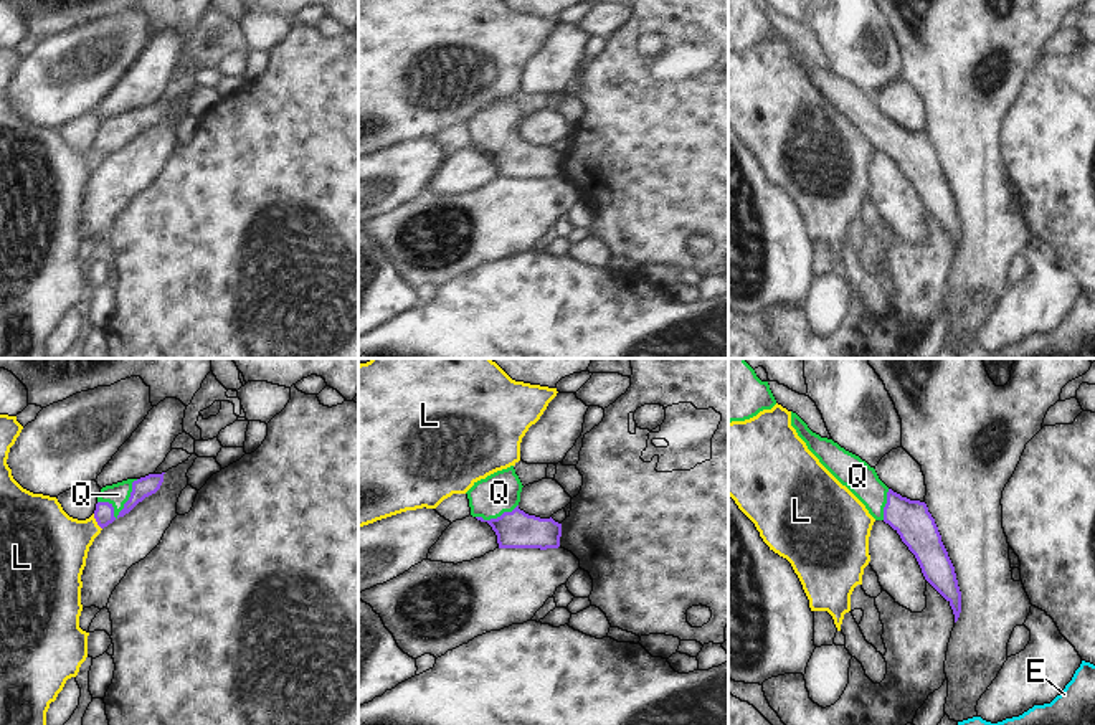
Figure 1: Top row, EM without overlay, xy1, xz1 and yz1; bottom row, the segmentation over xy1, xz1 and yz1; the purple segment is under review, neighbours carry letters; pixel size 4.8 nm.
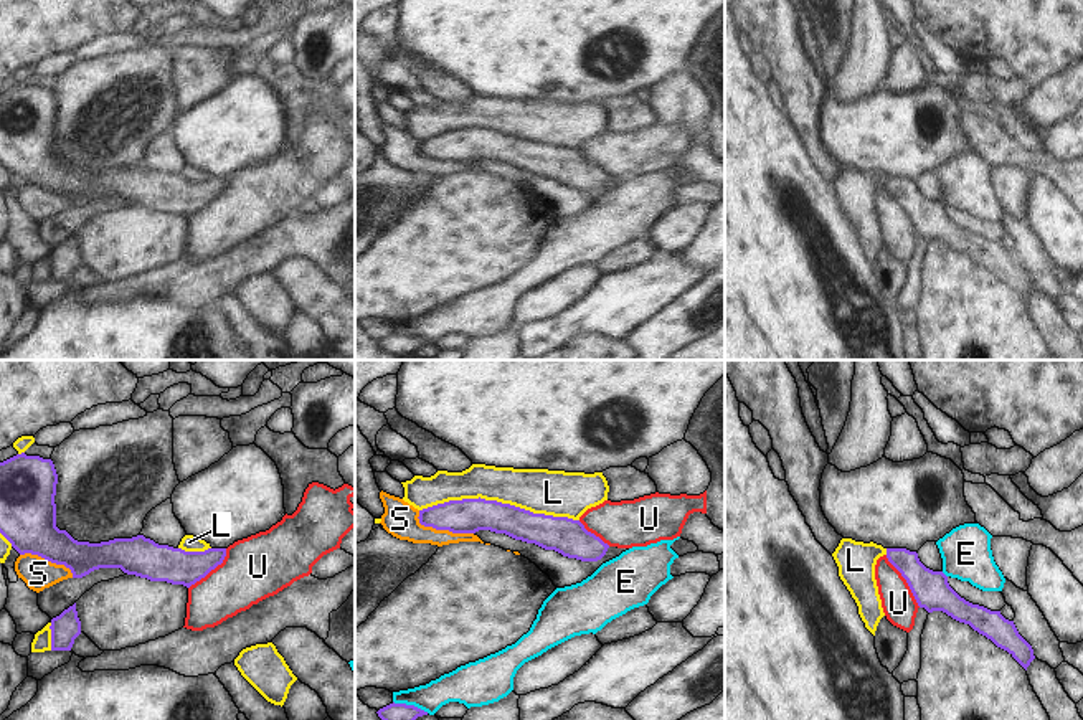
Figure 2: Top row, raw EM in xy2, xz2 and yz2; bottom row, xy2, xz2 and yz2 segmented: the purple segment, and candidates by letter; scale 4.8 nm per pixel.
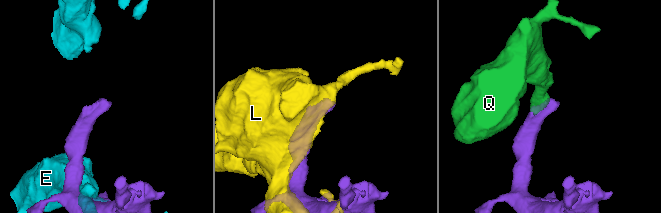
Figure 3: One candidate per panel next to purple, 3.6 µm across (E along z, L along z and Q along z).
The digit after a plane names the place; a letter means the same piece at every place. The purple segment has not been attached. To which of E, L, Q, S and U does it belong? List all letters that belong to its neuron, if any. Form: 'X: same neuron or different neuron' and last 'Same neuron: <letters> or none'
E: different neuron
L: different neuron
Q: same neuron
S: different neuron
U: different neuron
Same neuron: Q

